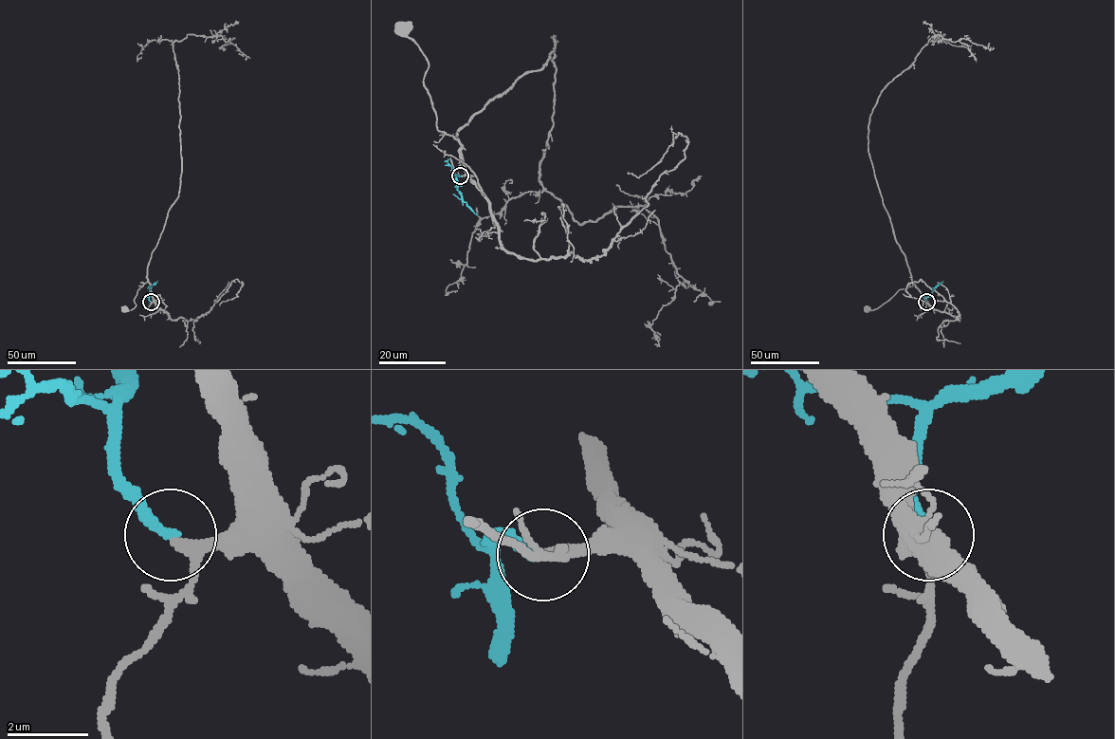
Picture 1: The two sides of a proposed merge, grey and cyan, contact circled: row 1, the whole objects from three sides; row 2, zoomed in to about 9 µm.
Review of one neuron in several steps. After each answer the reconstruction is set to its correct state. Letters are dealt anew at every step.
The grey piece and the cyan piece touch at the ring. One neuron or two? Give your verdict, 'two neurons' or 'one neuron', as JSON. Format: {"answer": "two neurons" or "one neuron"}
{"answer": "one neuron"}

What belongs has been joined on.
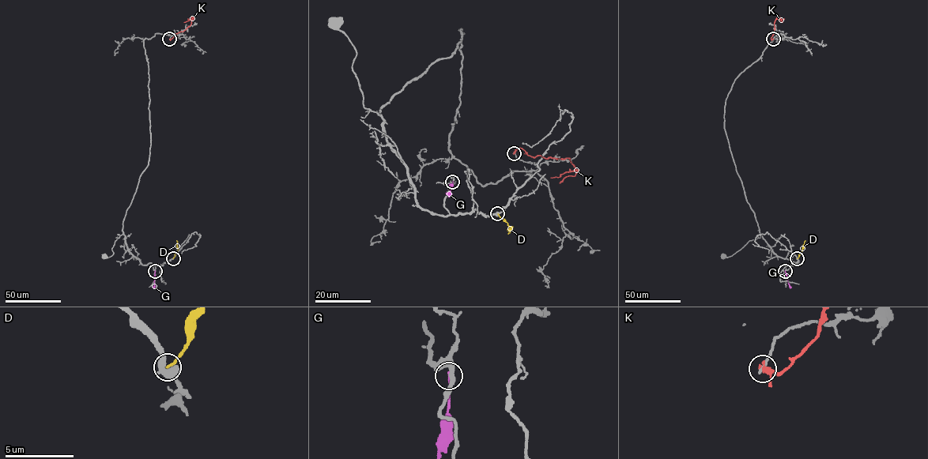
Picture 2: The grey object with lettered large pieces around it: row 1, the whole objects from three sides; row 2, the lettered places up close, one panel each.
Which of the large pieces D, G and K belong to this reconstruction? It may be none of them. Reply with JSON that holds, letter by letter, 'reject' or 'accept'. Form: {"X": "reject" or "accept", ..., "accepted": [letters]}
{"D": "reject", "G": "reject", "K": "reject", "accepted": []}

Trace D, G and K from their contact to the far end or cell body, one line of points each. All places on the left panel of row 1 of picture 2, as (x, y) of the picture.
D: (172, 258), (178, 250), (176, 240)
G: (155, 271), (154, 287)
K: (169, 39), (184, 31), (194, 16), (184, 22)

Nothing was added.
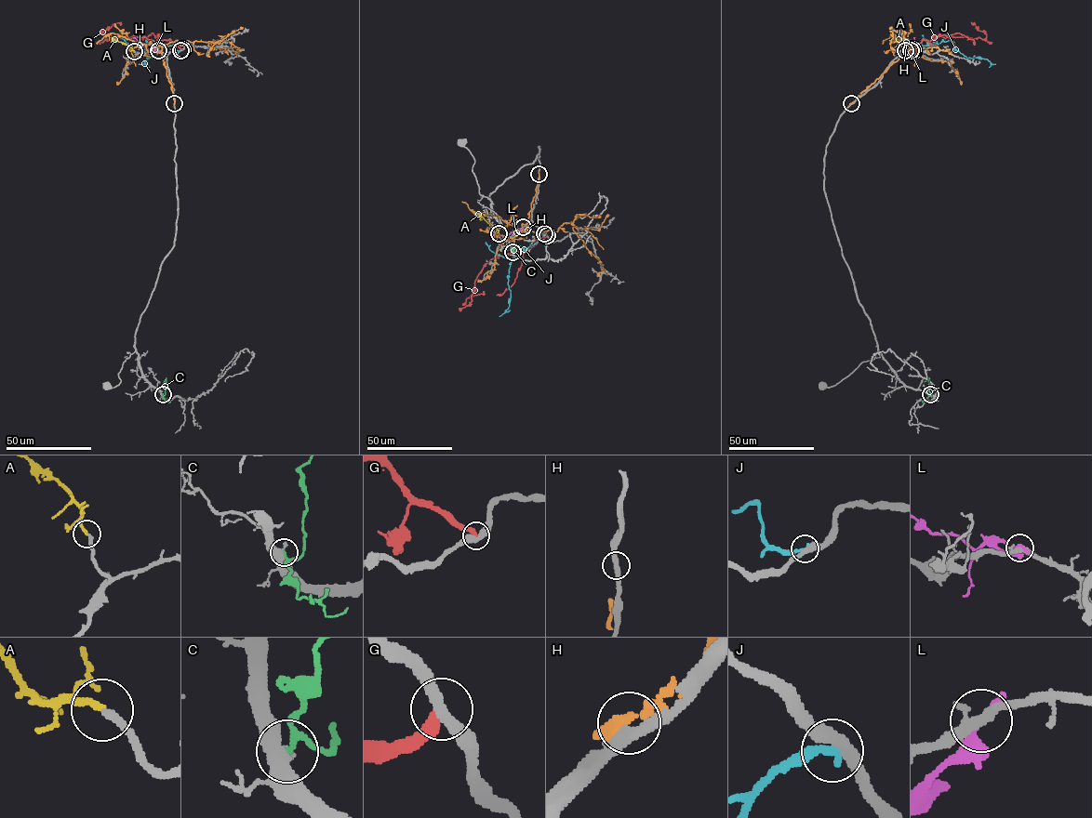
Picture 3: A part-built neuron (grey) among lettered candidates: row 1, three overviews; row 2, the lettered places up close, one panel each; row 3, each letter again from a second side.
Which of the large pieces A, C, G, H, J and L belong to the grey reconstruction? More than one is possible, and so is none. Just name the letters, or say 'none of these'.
A

